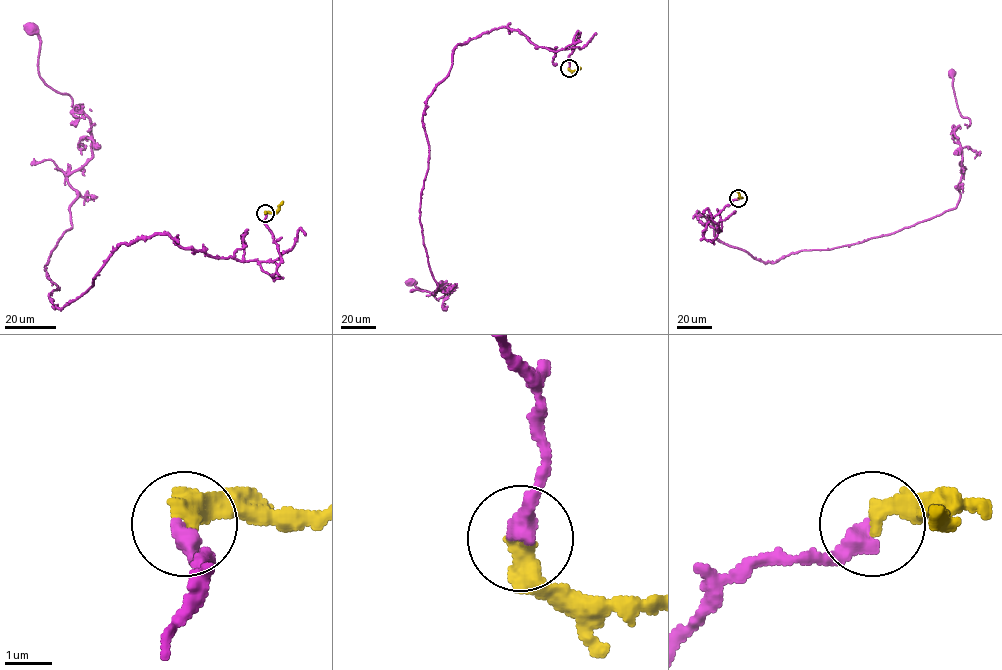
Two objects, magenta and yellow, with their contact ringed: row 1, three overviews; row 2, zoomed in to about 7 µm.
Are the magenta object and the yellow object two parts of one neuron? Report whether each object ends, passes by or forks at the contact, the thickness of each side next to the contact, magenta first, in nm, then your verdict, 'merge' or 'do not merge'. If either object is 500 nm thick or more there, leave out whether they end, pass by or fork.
magenta ends; yellow ends; calibres 440 and 400 nm; merge

